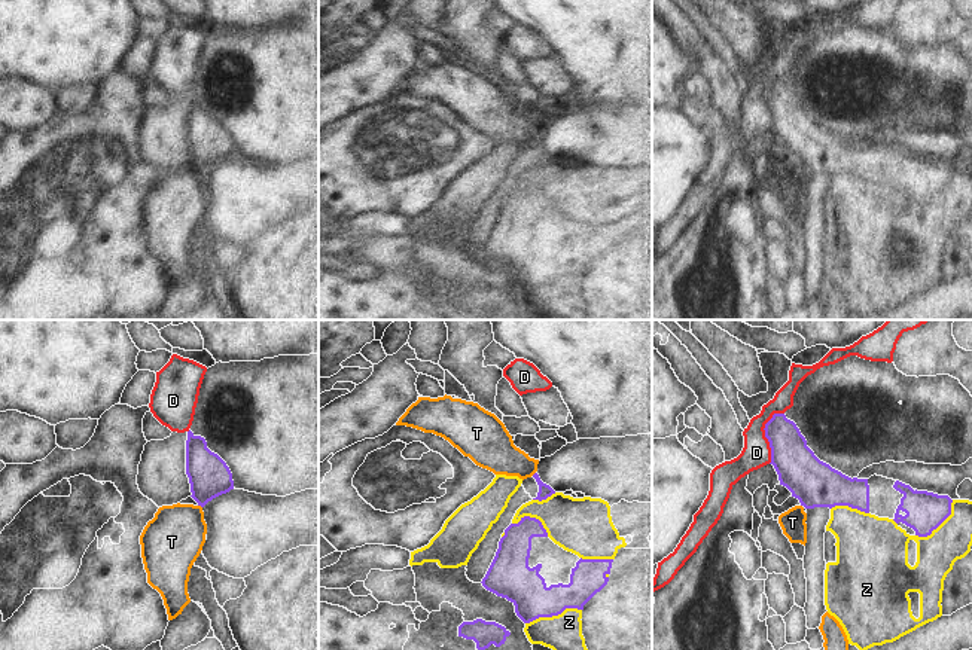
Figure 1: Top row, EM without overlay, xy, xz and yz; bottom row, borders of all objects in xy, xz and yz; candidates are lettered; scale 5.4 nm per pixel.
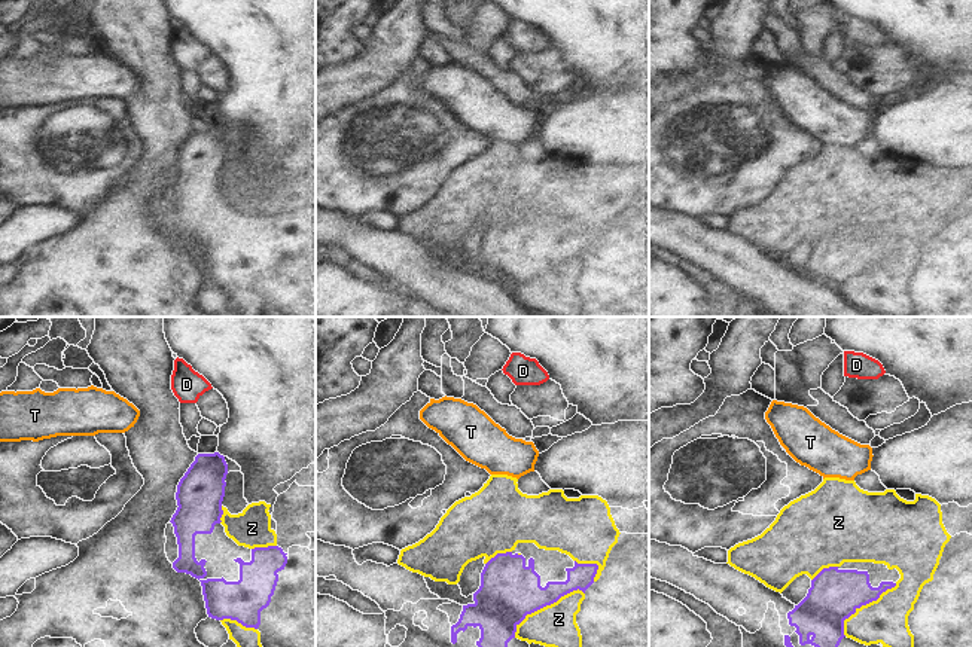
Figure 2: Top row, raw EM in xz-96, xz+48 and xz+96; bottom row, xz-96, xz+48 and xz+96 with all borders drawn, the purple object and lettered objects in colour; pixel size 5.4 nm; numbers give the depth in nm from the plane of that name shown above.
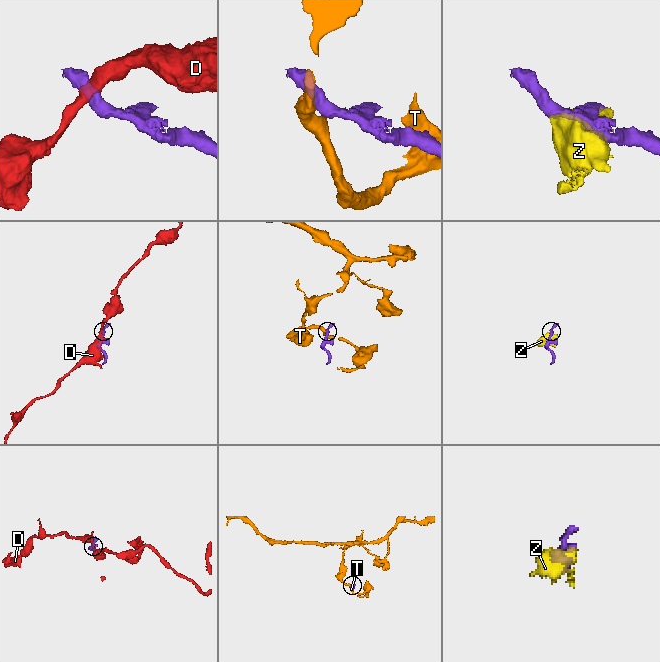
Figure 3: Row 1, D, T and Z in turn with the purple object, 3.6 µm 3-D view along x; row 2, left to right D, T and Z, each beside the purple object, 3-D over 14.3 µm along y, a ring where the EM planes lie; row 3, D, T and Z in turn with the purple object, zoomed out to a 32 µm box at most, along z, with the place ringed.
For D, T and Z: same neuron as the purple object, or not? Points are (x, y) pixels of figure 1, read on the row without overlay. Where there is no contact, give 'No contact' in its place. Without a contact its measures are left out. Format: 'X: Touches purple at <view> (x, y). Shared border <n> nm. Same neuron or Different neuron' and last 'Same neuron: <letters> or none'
D: Touches purple at yz (765, 101). Shared border 300 nm. Different neuron
T: Touches purple at xy (200, 171). Shared border 30 nm. Different neuron
Z: Touches purple at xz (552, 281). Shared border 320 nm. Different neuron
Same neuron: none.

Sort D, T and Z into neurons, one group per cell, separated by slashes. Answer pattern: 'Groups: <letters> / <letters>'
Groups: D / T / Z

